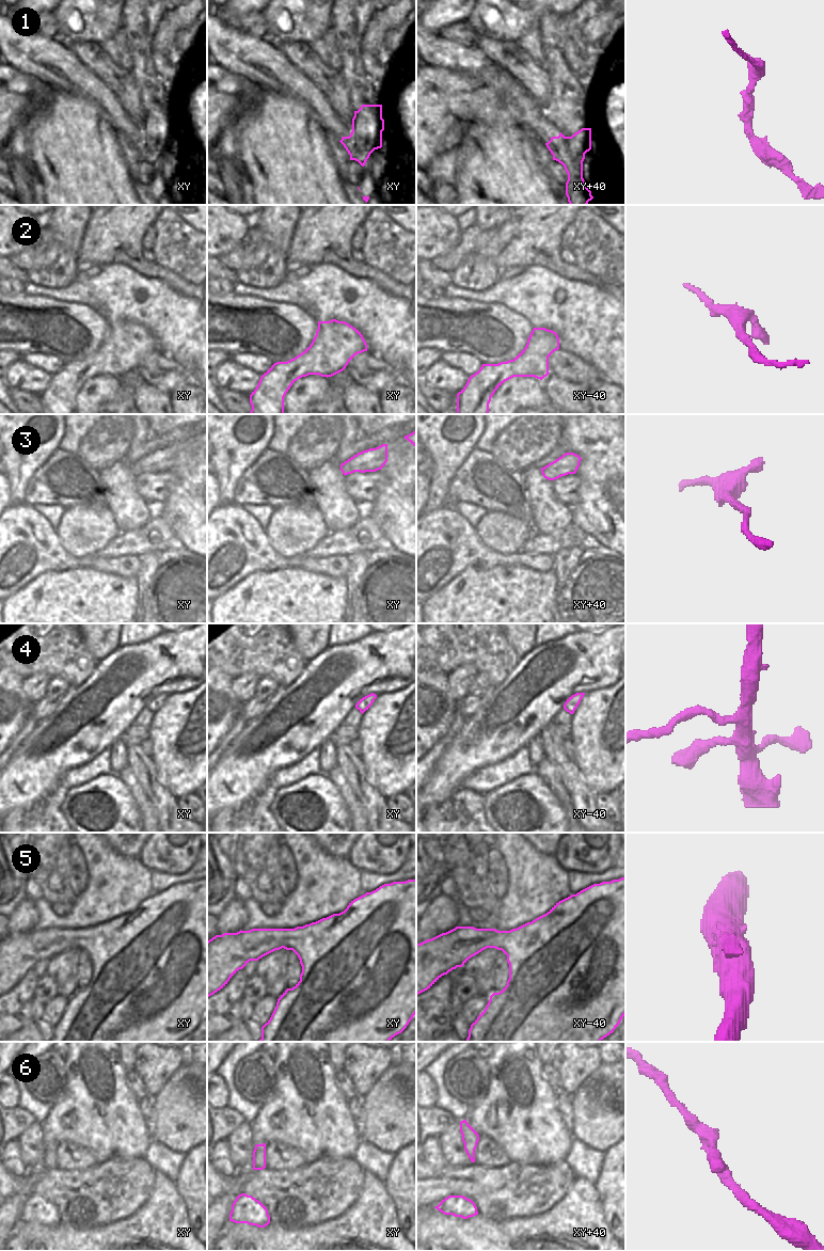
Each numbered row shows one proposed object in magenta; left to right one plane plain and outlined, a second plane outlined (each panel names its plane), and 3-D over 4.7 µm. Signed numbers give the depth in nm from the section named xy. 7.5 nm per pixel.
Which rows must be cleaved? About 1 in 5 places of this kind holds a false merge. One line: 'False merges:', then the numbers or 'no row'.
False merges: 1

